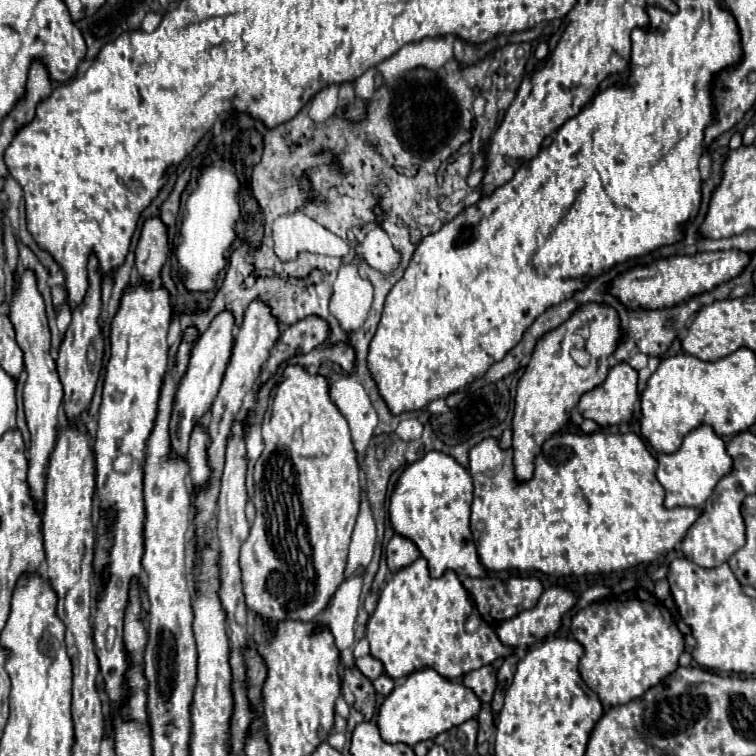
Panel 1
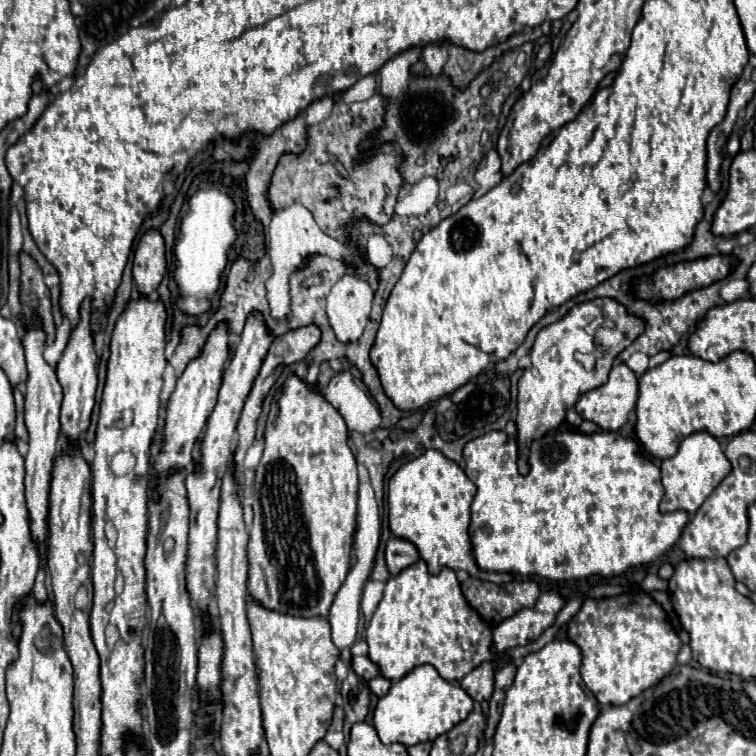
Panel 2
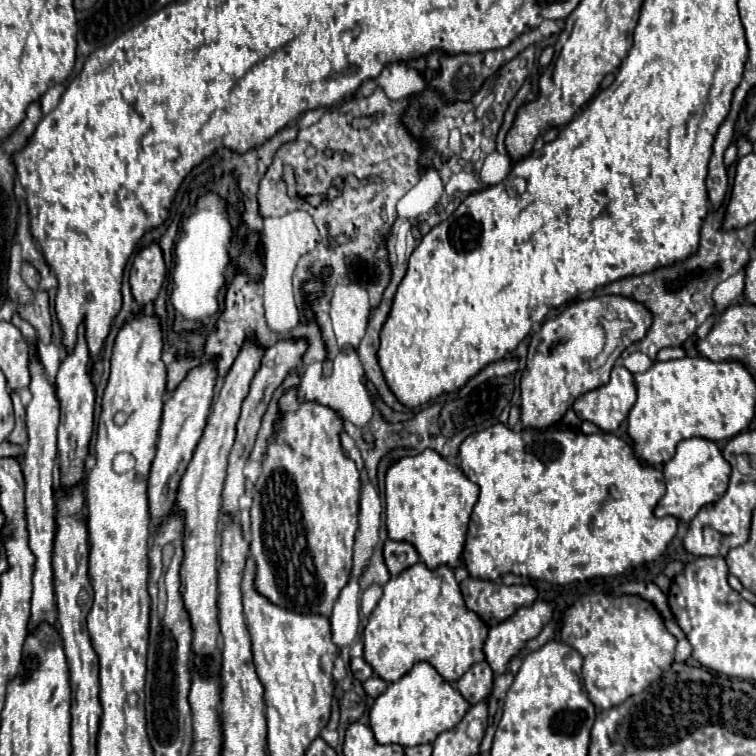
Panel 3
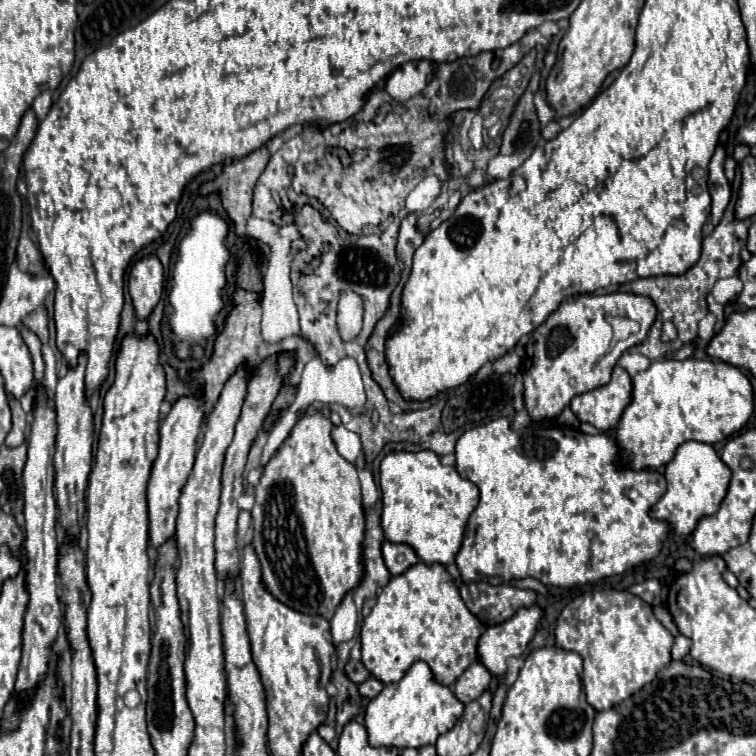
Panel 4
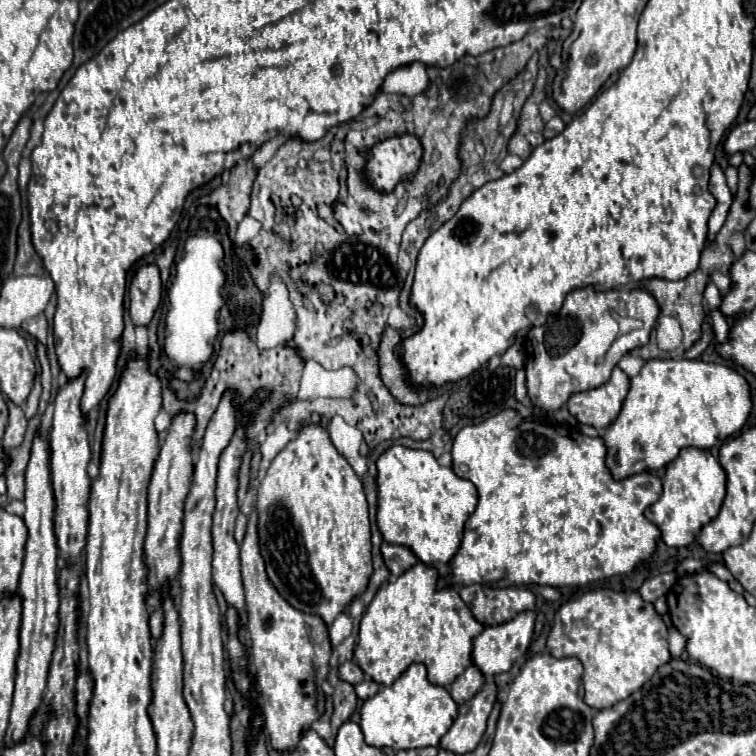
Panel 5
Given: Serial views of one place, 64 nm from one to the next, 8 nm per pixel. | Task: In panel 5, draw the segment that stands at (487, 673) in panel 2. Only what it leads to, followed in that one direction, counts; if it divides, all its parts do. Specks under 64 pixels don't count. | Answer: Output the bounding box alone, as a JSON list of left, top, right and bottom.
[450,666,484,706]

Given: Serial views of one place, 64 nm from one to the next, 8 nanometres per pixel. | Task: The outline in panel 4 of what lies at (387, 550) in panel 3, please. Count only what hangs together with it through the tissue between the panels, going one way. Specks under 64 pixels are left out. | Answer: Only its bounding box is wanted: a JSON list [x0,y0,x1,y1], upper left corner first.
[382,542,418,576]

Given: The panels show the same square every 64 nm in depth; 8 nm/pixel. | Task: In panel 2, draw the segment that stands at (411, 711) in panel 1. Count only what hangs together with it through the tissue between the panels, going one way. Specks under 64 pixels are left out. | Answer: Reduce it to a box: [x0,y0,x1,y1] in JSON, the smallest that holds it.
[372,664,472,746]

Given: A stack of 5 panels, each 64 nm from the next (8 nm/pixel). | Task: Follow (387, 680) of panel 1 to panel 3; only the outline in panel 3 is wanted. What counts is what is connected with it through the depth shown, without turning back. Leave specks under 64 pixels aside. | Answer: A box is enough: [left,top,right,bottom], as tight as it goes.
[364,676,386,698]

